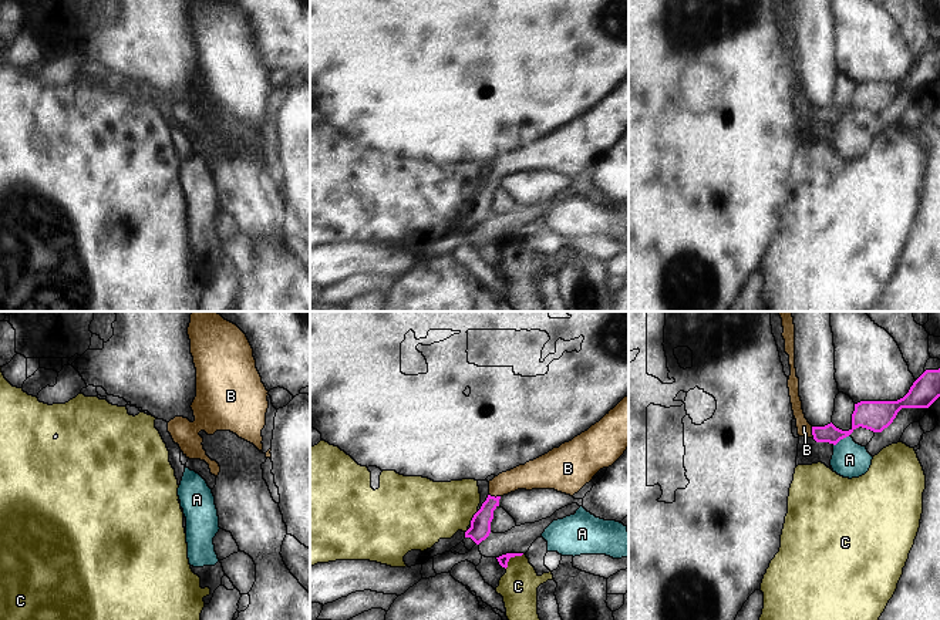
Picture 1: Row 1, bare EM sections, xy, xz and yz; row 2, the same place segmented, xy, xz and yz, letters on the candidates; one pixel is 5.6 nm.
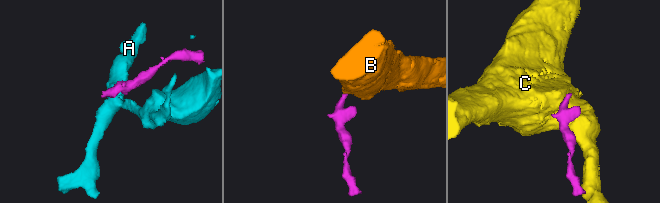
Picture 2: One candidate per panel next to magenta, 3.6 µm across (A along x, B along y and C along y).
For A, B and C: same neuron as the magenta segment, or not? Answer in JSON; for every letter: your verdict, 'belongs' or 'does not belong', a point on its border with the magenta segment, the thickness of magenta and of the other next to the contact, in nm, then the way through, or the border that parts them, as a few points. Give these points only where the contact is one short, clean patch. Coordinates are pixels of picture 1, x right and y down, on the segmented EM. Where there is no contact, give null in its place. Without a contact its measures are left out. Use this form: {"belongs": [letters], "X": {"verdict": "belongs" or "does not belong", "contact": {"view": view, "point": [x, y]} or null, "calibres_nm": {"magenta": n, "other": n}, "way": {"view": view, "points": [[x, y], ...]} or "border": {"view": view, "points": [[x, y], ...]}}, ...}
{"belongs": ["B"], "A": {"verdict": "does not belong", "contact": {"view": "yz", "point": [841, 438]}, "calibres_nm": {"magenta": 170, "other": 200}, "border": {"view": "yz", "points": [[849, 434], [834, 445]]}}, "B": {"verdict": "belongs", "contact": {"view": "xz", "point": [494, 496]}, "calibres_nm": {"magenta": 120, "other": 160}, "way": {"view": "xz", "points": [[479, 529], [481, 519], [494, 496], [509, 481], [532, 475]]}}, "C": {"verdict": "does not belong", "contact": {"view": "xz", "point": [511, 556]}, "calibres_nm": {"magenta": 60, "other": 220}}}

